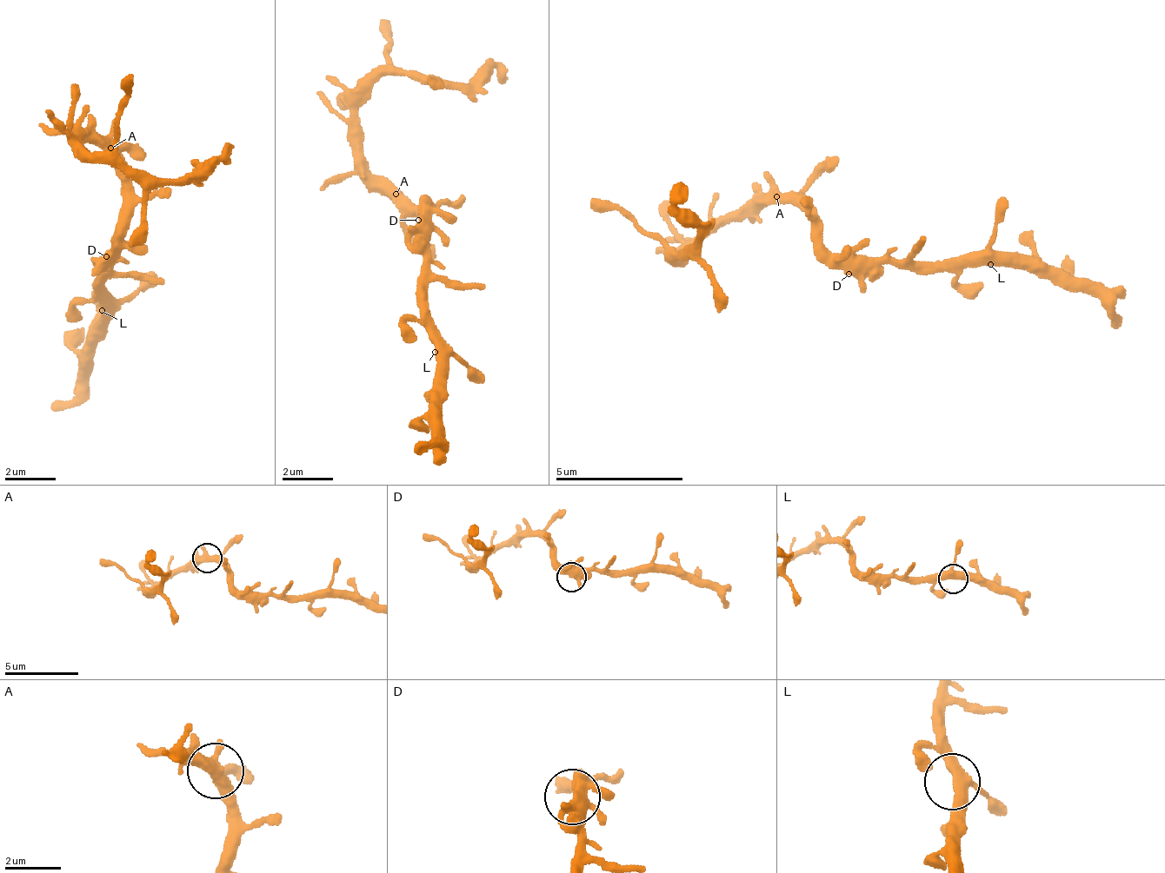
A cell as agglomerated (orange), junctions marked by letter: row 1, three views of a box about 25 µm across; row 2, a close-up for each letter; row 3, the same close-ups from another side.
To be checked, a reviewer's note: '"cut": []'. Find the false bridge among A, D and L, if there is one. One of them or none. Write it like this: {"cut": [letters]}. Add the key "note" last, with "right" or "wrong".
{"cut": [], "note": "right"}

